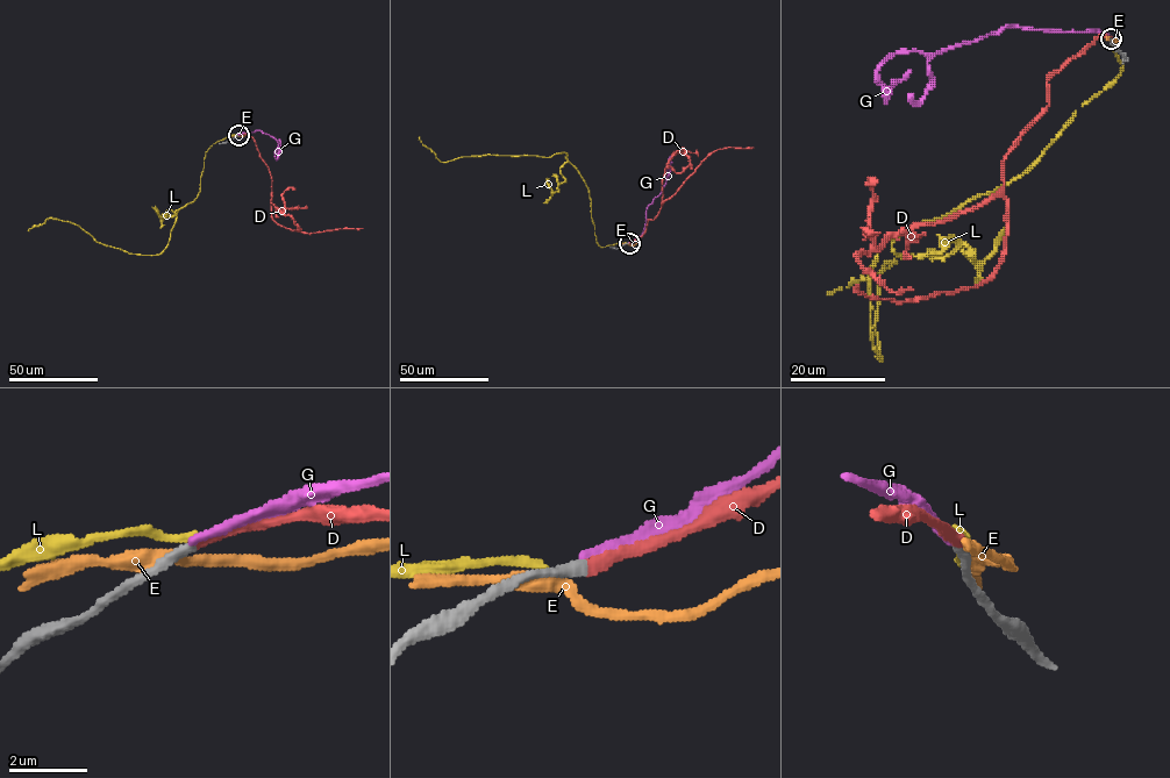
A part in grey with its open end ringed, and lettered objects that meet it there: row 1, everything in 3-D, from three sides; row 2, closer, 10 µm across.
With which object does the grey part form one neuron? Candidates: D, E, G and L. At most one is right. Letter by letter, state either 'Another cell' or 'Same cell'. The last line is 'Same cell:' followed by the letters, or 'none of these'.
D: Same cell
E: Another cell
G: Another cell
L: Another cell
Same cell: D

